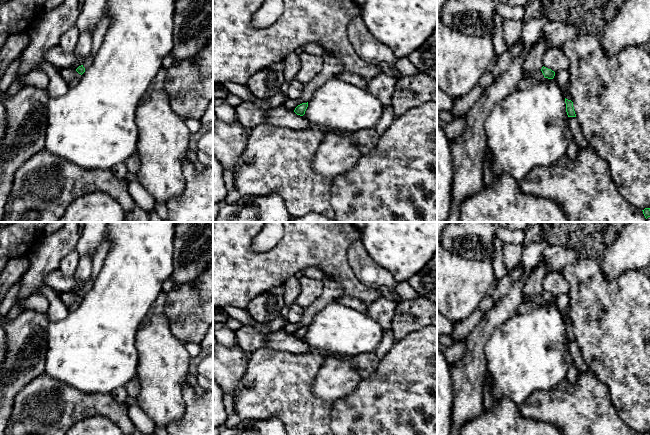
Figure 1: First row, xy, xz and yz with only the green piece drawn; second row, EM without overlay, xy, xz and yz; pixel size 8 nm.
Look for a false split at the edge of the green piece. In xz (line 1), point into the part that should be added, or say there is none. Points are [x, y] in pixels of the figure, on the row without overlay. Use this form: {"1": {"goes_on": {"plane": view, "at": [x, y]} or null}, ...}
{"1": {"goes_on": null}}

